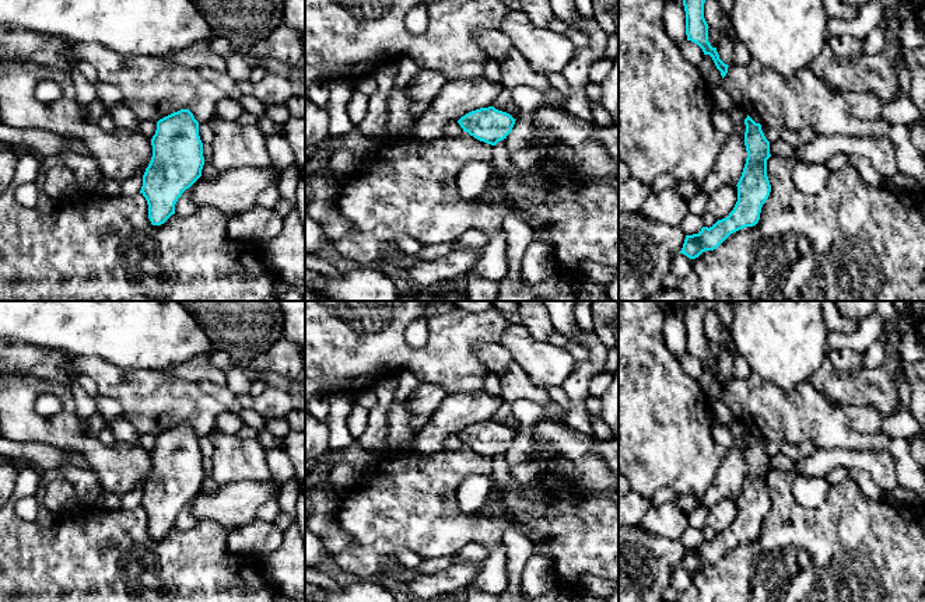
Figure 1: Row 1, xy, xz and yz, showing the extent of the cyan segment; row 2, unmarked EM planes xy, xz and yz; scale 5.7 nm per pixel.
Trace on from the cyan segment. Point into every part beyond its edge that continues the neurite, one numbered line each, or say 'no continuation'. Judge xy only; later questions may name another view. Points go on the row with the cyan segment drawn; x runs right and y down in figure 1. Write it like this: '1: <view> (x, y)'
no continuation

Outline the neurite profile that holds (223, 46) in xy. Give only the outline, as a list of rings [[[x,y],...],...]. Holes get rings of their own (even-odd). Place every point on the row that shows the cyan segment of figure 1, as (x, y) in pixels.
[[[211,35],[211,38],[207,41],[207,43],[211,46],[214,52],[217,52],[221,56],[227,56],[232,50],[232,45],[228,39],[220,35]]]

